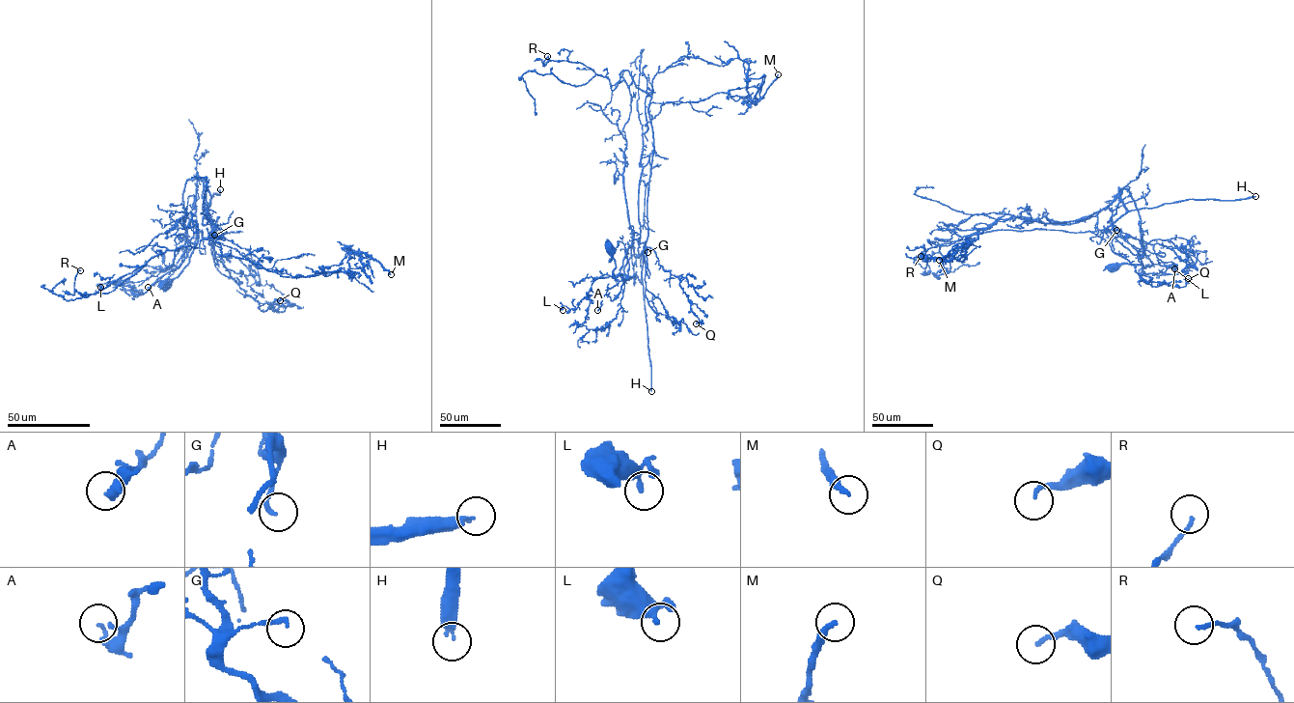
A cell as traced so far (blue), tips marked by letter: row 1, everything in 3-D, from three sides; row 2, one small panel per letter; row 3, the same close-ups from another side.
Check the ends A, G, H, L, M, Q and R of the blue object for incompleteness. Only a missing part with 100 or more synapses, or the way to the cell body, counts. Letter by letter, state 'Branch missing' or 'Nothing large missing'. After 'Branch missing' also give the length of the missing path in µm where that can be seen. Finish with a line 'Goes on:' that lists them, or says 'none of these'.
A: Nothing large missing
G: Nothing large missing
H: Branch missing. Missing length about 200 µm
L: Nothing large missing
M: Nothing large missing
Q: Nothing large missing
R: Nothing large missing
Goes on: H

